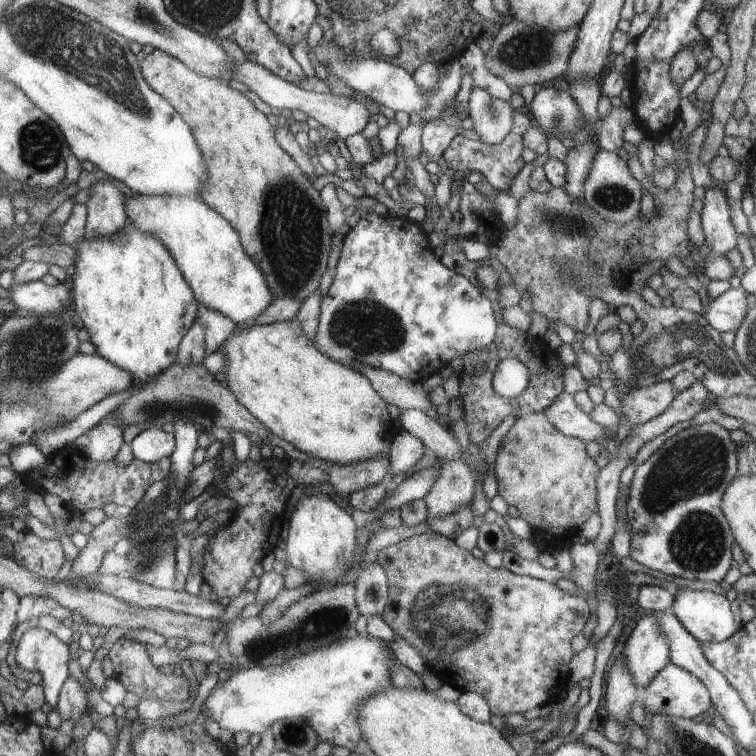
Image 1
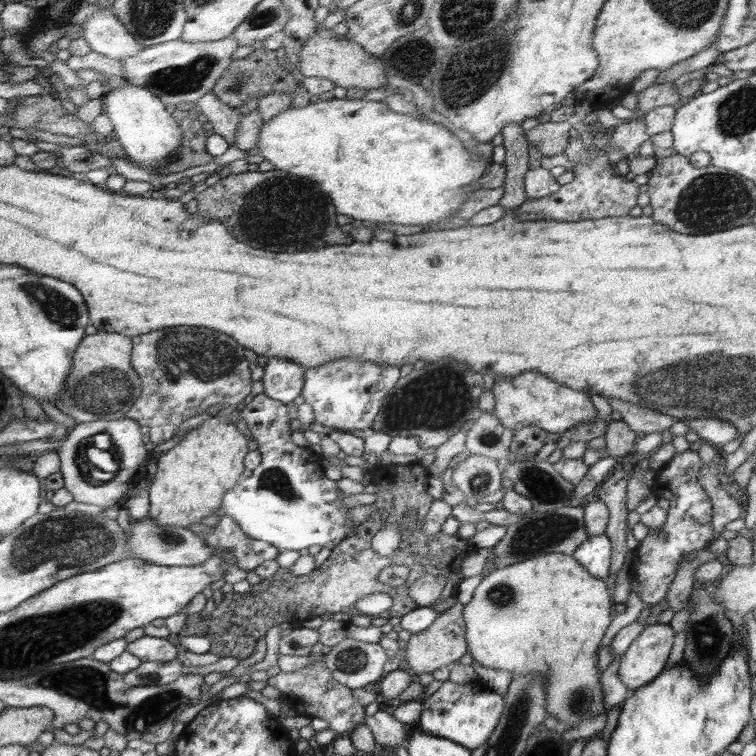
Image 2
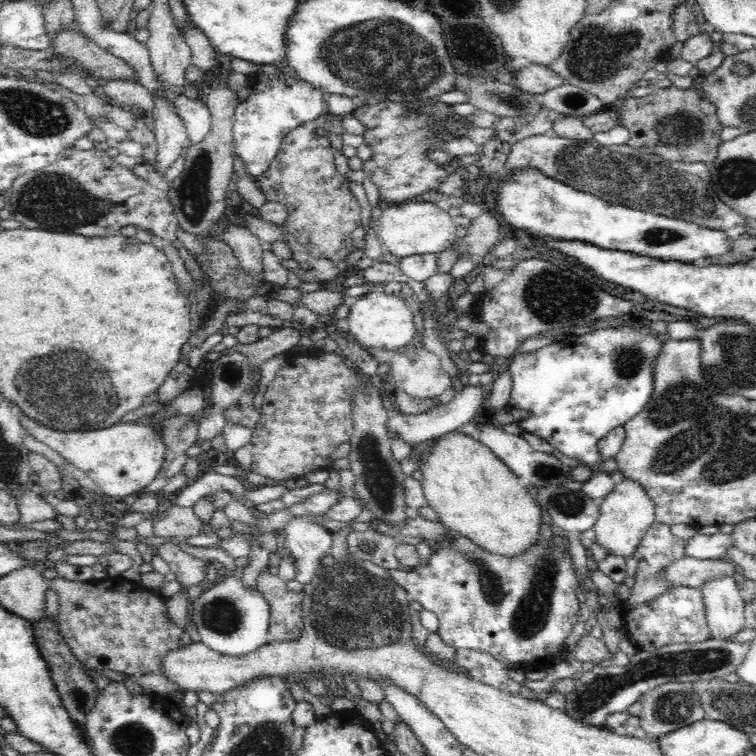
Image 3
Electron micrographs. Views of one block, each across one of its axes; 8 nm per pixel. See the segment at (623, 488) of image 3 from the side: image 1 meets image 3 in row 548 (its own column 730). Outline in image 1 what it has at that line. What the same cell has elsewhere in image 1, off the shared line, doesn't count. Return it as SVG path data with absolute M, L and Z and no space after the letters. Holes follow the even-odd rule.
M681 589L675 593L672 610L678 621L687 632L693 634L700 643L727 641L734 634L738 633L740 622L736 620L726 596L718 596L714 592L706 590L694 591Z

